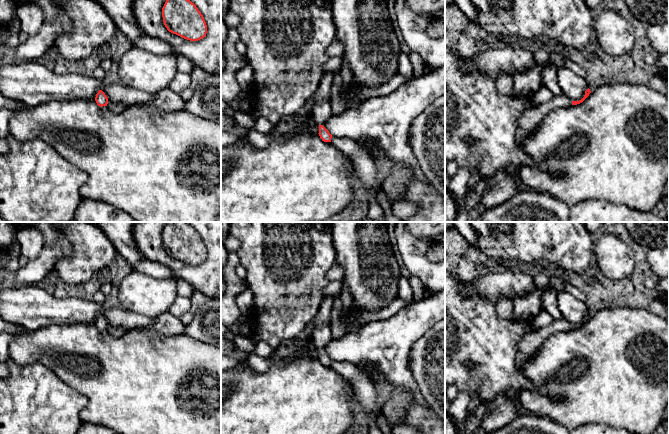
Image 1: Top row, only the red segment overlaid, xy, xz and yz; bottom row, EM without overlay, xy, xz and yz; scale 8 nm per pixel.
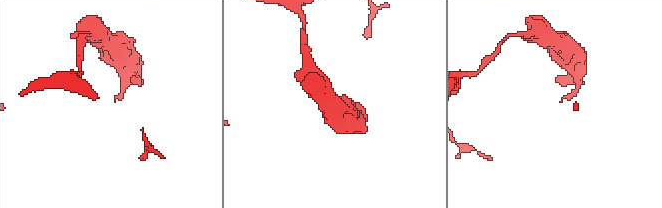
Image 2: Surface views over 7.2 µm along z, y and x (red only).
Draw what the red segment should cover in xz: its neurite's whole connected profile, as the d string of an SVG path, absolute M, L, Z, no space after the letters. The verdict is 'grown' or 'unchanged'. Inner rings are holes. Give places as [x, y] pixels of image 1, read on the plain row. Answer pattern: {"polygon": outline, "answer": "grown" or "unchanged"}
{"polygon": "M329 324L318 325L311 335L314 346L319 350L319 360L324 366L331 366L332 359L323 350L332 340L331 327Z", "answer": "grown"}

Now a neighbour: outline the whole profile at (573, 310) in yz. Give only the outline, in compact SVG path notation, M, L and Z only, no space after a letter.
M567 291L559 292L557 296L557 307L559 308L562 318L571 325L579 325L589 312L585 301L582 301Z

